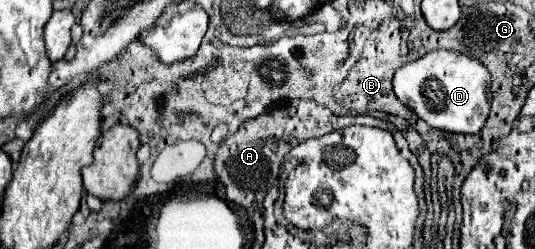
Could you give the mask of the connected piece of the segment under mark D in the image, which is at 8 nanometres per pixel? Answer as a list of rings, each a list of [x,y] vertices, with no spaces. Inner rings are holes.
[[[434,50],[400,68],[394,74],[392,84],[398,100],[416,112],[428,126],[446,132],[476,134],[484,128],[490,114],[488,80],[490,72],[480,60],[452,50]]]

